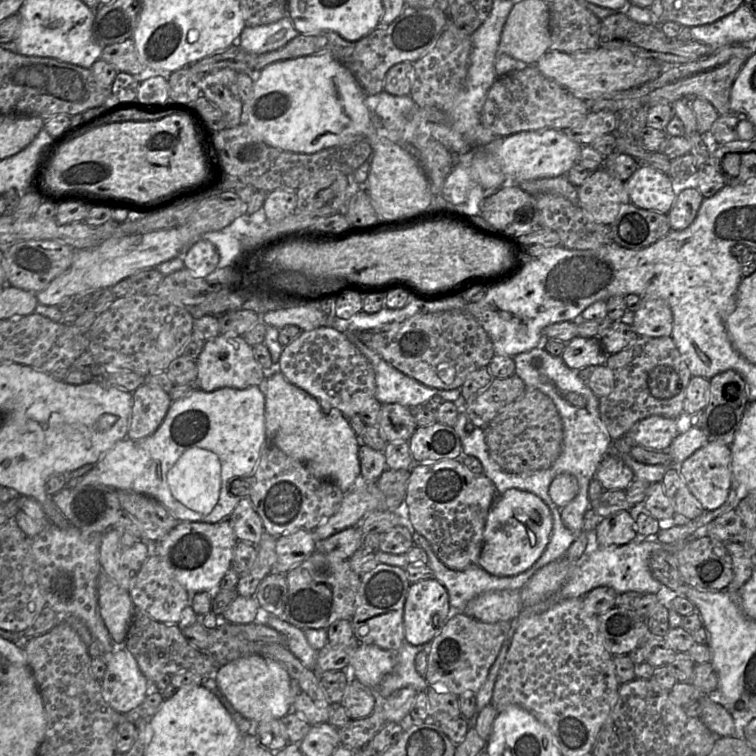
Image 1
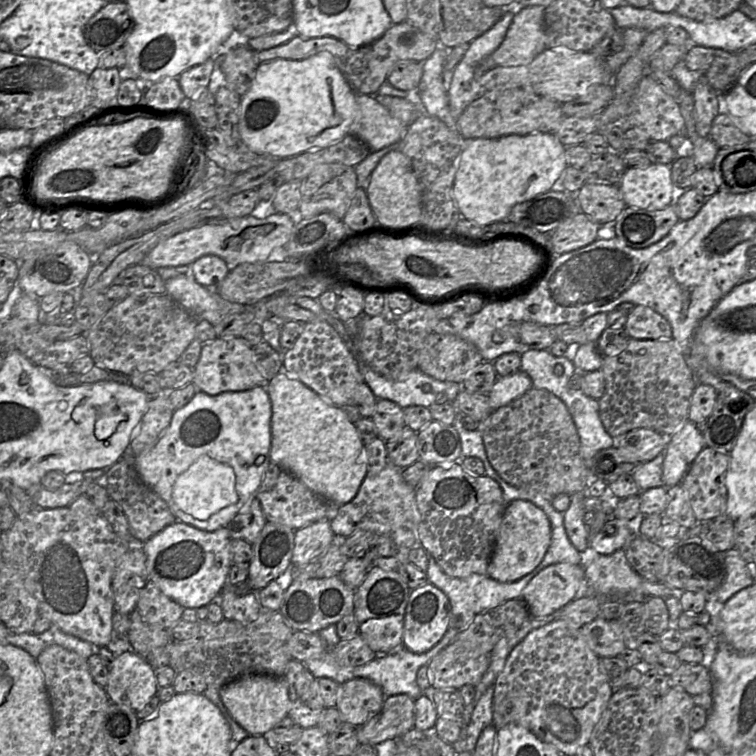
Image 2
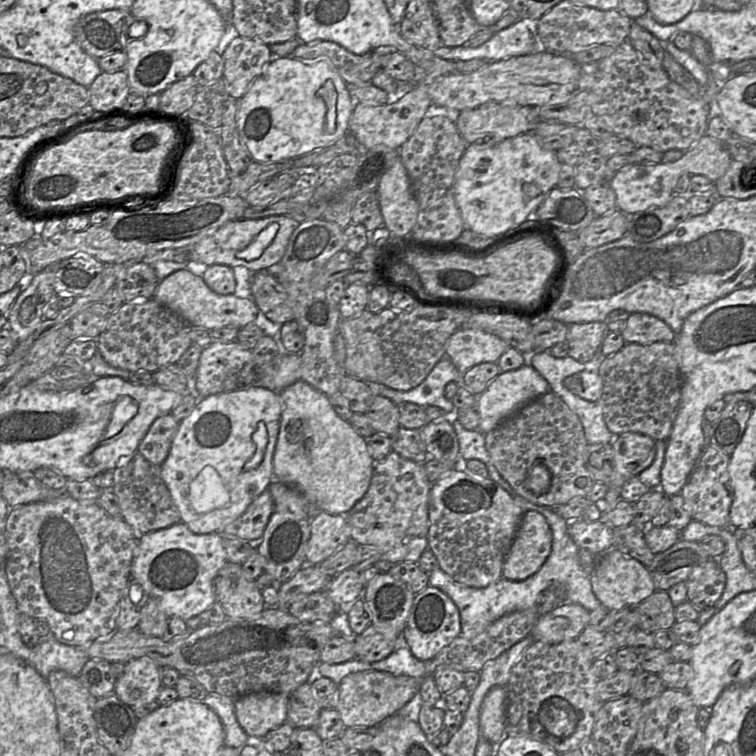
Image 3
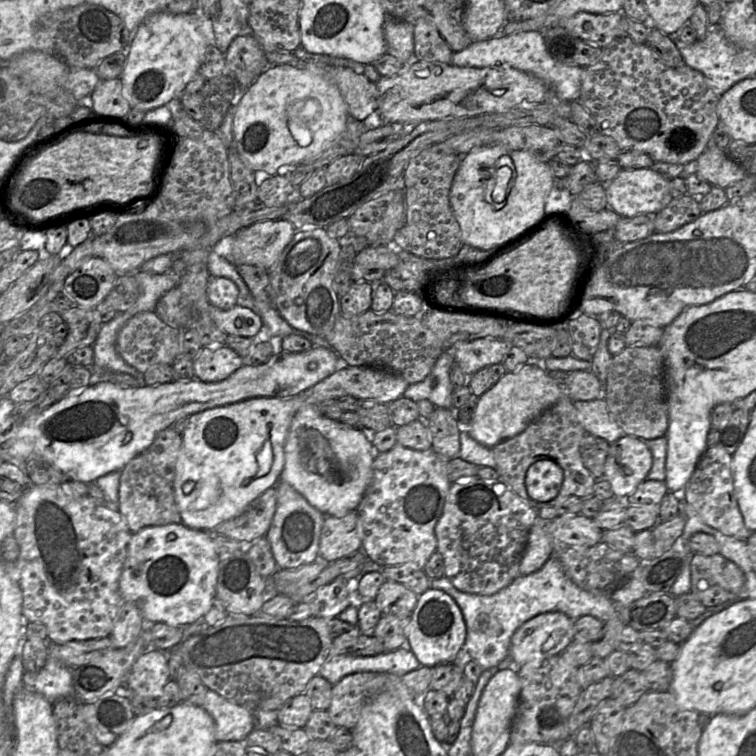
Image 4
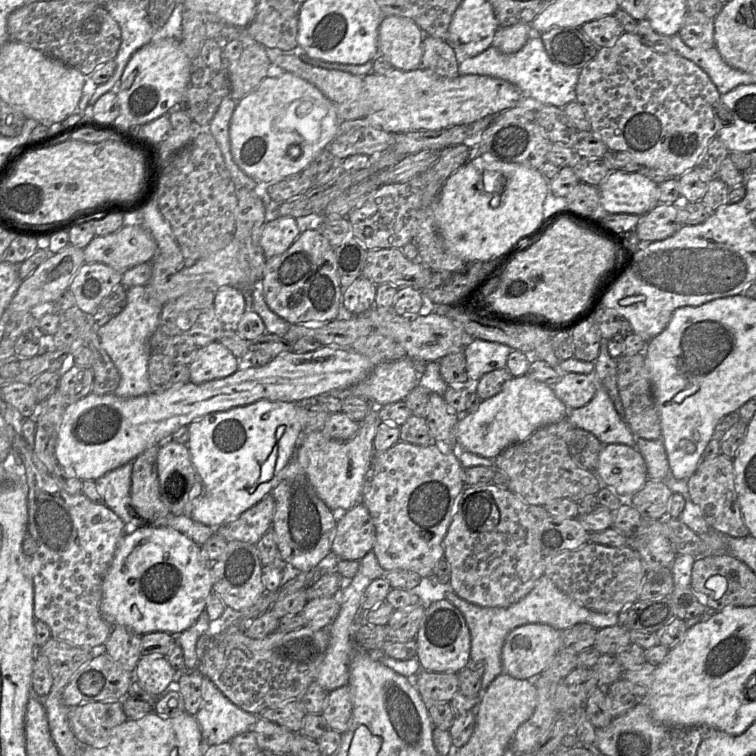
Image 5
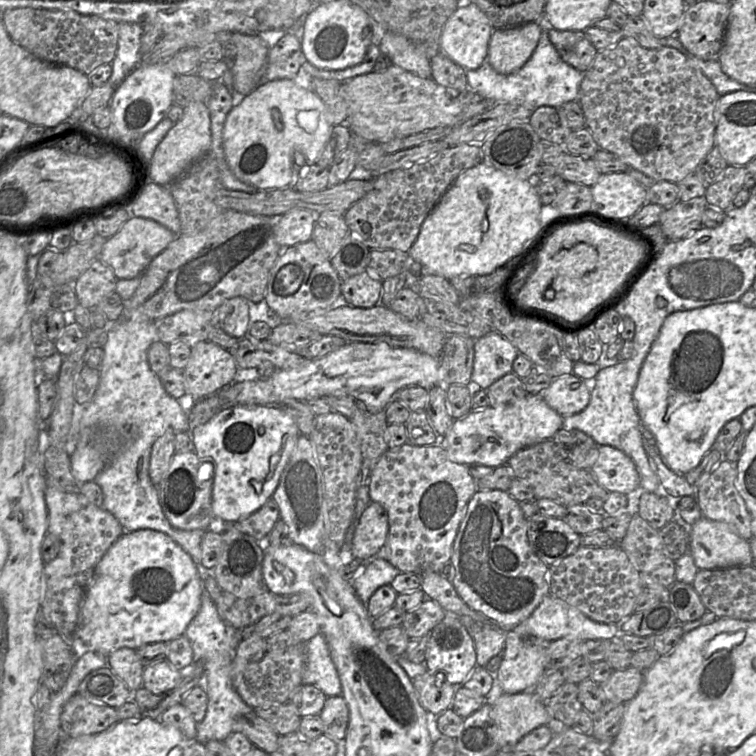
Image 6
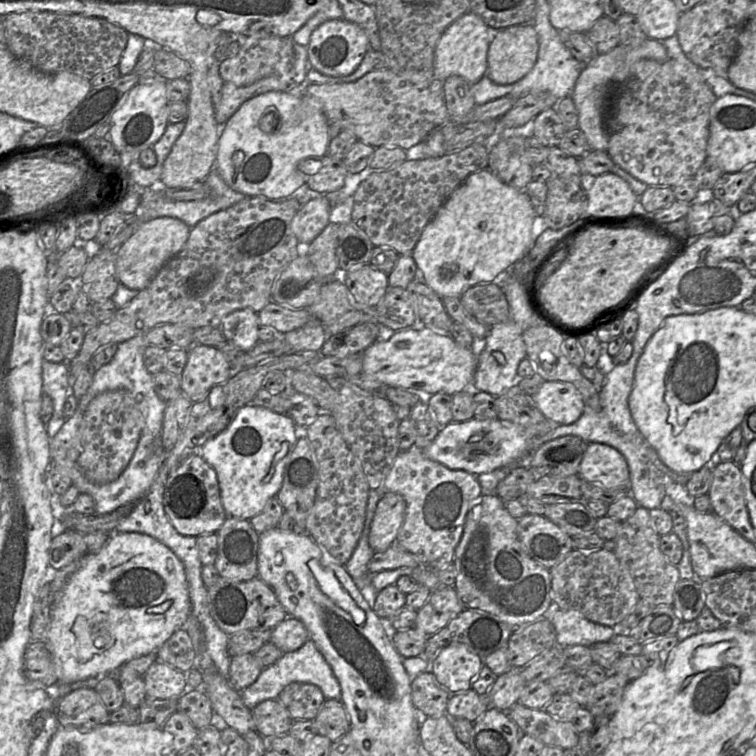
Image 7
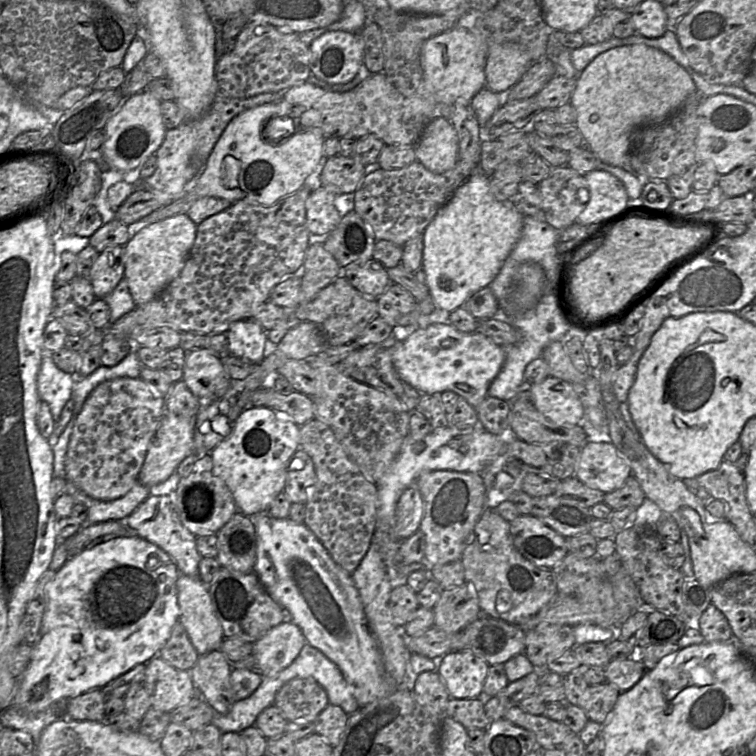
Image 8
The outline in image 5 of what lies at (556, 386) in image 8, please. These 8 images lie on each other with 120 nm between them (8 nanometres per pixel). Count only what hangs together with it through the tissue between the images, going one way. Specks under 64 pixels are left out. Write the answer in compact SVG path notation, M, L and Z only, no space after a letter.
M562 373L562 378L553 386L553 390L569 409L587 405L597 392L591 376L577 373Z

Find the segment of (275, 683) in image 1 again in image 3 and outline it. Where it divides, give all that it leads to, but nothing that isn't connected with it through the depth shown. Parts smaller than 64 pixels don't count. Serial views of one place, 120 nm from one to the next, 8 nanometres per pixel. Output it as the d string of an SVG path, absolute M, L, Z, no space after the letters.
M257 692L235 699L238 723L250 737L261 739L269 731L286 722L289 695Z

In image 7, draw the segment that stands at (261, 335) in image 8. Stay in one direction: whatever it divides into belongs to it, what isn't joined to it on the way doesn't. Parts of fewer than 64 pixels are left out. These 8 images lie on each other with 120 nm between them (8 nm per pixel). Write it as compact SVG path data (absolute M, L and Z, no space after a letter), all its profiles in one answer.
M251 309L237 310L226 316L221 331L226 341L241 351L248 352L258 343L259 316Z

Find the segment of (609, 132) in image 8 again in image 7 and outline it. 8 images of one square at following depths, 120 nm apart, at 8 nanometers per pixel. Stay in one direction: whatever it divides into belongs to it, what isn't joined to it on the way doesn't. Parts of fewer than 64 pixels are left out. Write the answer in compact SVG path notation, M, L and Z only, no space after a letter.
M647 38L640 46L619 45L606 54L597 54L584 66L570 97L579 112L578 128L585 134L591 150L607 152L608 130L605 101L608 91L612 85L620 86L623 84L628 79L629 67L641 59L663 62L669 57L662 42Z

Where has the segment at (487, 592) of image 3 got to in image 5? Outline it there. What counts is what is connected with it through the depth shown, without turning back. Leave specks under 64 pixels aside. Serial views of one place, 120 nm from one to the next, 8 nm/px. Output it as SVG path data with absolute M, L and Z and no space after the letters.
M543 575L538 579L534 588L517 603L500 607L481 607L460 598L450 587L446 593L446 600L451 602L463 615L471 636L470 660L485 661L485 671L482 676L482 686L479 694L484 695L489 685L502 671L502 647L507 635L515 628L531 624L542 623L563 631L579 623L587 623L597 630L618 624L616 613L598 613L585 608L572 598L561 592L555 584Z

